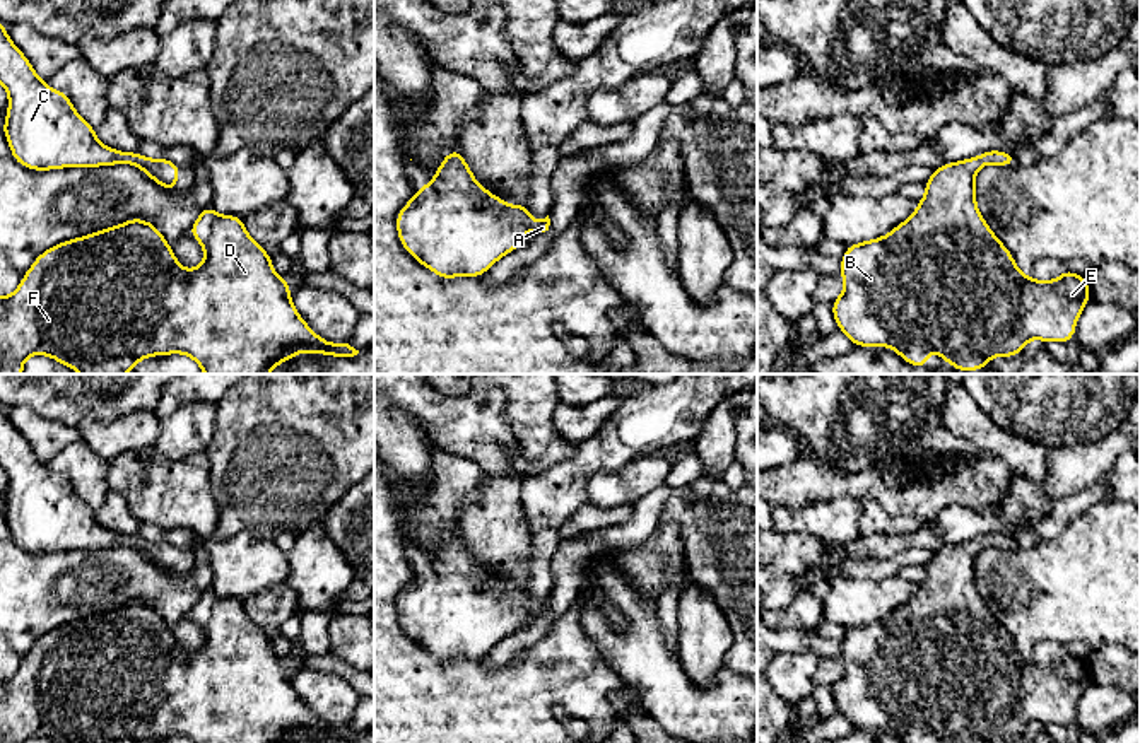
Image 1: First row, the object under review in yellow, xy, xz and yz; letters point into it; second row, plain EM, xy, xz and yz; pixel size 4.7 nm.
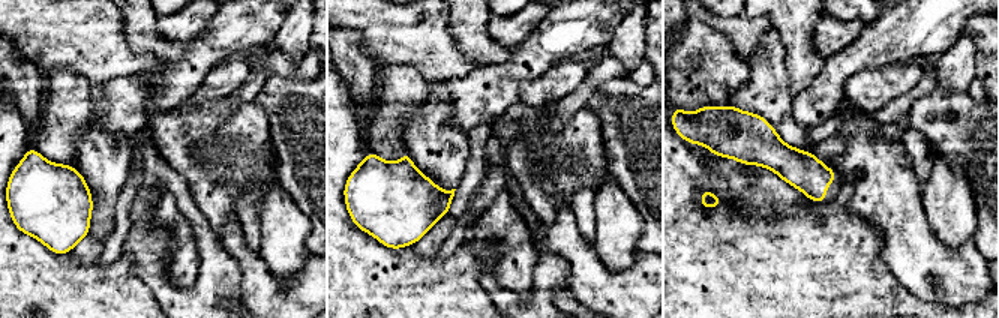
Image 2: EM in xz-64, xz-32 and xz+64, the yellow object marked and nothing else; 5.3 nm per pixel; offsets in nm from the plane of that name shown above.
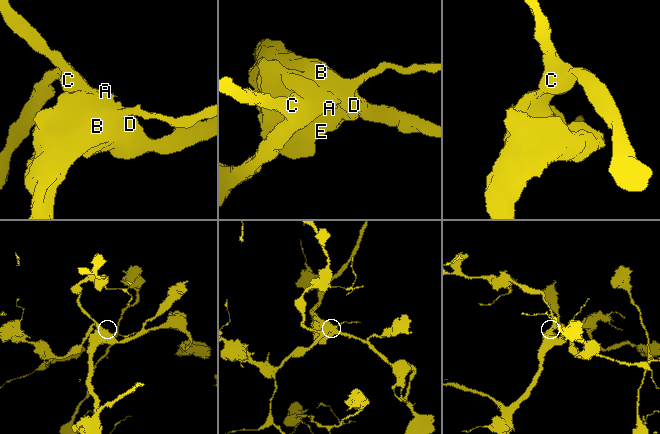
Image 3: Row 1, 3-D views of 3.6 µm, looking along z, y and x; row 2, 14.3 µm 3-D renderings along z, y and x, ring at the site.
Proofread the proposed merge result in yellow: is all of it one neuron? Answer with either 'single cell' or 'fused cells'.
single cell

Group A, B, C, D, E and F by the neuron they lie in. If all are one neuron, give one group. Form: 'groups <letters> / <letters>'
groups A B C D E F

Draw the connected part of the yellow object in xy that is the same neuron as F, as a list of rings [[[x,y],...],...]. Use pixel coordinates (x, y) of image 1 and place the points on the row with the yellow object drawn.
[[[205,207],[190,227],[205,249],[205,260],[193,270],[183,268],[157,227],[130,219],[84,237],[63,241],[41,253],[12,295],[0,297],[0,374],[22,374],[29,355],[50,355],[80,374],[125,374],[150,355],[185,354],[205,374],[268,374],[287,359],[306,354],[354,357],[352,342],[330,343],[318,336],[291,301],[291,282],[272,268],[272,258],[246,232],[243,219],[219,215]]]

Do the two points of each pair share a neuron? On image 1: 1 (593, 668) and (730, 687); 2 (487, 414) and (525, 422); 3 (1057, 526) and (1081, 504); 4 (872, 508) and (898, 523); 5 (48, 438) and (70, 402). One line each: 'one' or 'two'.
1: two
2: two
3: one
4: one
5: two

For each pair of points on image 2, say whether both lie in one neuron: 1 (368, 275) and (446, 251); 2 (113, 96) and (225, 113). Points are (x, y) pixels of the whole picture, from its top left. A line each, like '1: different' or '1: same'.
1: different
2: different

